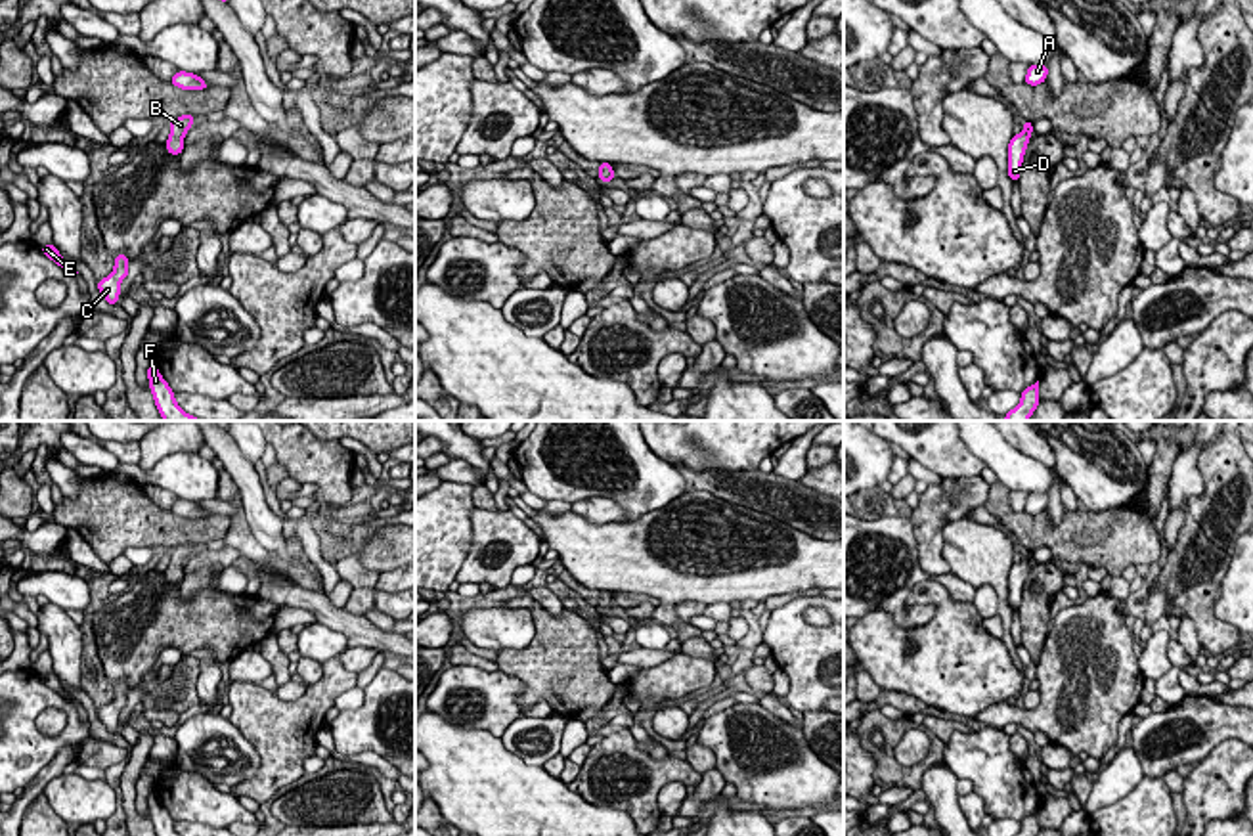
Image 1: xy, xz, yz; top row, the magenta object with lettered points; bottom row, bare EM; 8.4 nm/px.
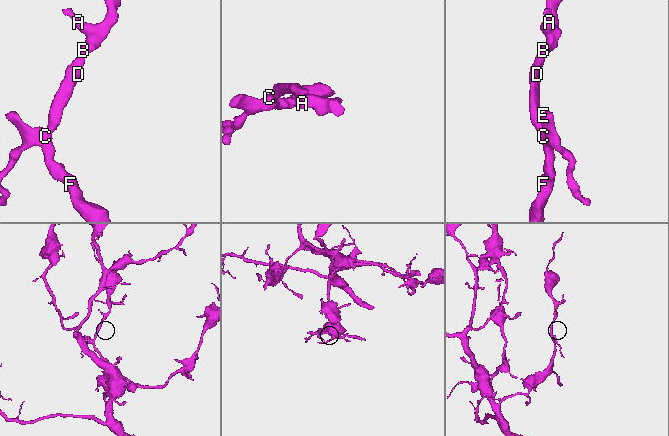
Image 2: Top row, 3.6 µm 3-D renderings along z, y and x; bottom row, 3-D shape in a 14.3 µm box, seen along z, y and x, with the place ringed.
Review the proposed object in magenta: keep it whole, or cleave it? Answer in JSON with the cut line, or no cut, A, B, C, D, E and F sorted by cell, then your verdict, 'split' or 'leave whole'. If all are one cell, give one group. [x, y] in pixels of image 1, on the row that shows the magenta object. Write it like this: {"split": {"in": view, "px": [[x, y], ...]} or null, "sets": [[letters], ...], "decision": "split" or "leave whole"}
{"split": null, "sets": [["A", "B", "C", "D", "E", "F"]], "decision": "leave whole"}

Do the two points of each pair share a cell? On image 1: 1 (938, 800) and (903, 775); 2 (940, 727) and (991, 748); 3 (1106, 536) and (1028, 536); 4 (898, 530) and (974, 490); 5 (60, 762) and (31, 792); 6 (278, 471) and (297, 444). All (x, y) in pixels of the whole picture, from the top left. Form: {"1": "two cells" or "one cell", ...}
{"1": "two cells", "2": "two cells", "3": "one cell", "4": "two cells", "5": "one cell", "6": "two cells"}

